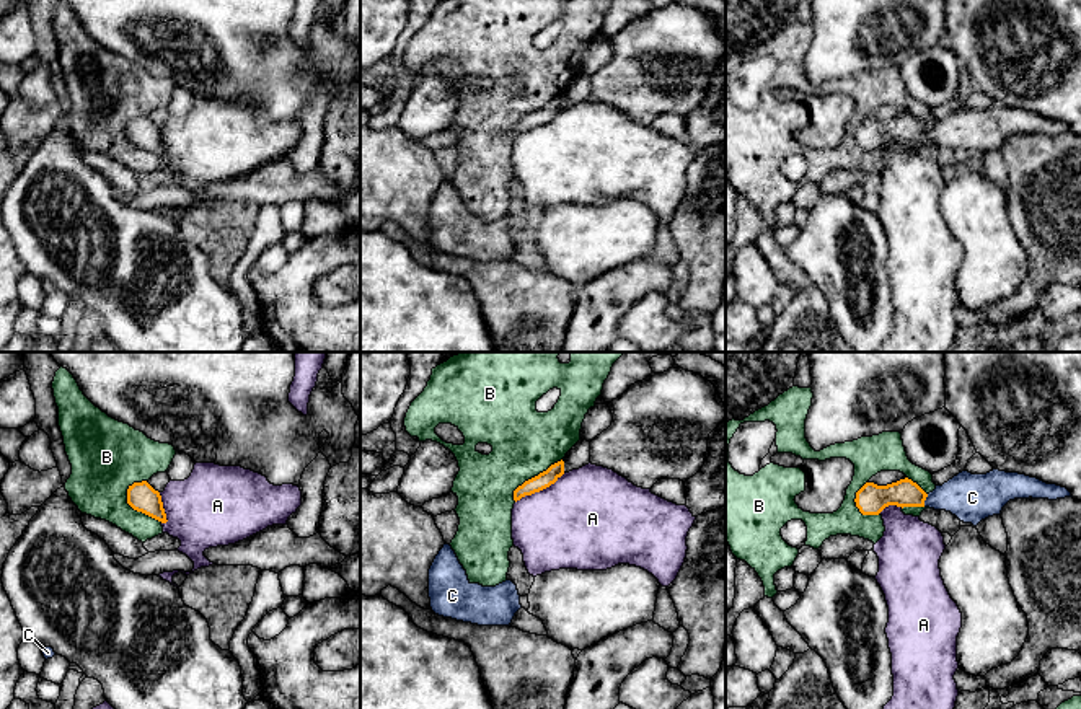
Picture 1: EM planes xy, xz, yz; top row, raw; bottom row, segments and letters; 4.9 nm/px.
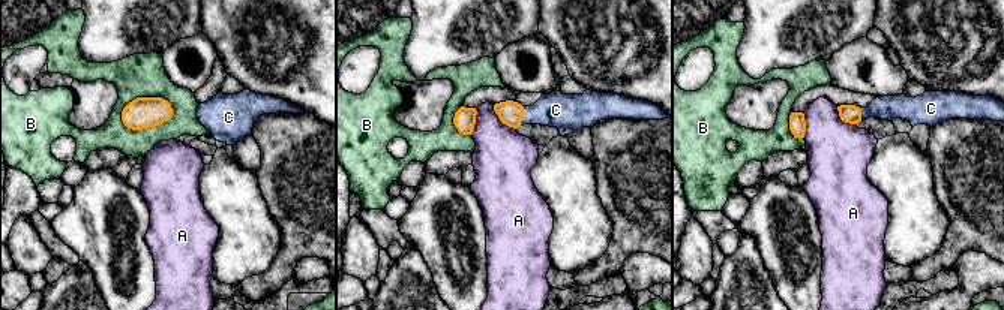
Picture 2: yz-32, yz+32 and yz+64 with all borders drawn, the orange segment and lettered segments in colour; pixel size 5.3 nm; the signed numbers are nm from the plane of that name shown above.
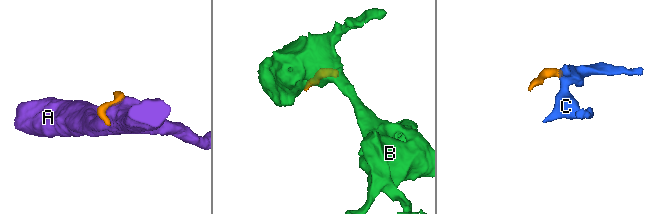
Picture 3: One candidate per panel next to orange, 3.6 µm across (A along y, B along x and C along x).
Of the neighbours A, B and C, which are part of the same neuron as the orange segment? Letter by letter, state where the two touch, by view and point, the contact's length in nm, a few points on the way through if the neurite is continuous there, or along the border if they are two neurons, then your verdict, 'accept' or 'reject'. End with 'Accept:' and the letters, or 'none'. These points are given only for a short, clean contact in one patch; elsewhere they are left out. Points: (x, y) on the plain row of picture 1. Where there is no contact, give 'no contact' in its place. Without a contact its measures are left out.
A: xz (540, 124) | 280 nm | reject
B: xy (136, 144) | 260 nm | reject
C: yz (925, 134) | 70 nm | across yz (905, 127), (925, 134), (972, 132) | accept
Accept: C

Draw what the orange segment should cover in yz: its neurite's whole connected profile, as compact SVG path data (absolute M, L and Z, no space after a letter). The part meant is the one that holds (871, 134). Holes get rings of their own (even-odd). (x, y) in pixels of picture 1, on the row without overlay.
M993 103L986 109L962 106L929 129L908 112L887 121L866 117L854 137L863 150L879 150L889 140L929 142L977 161L982 155L999 150L1009 135L1029 132L1057 135L1073 130L1066 122Z

